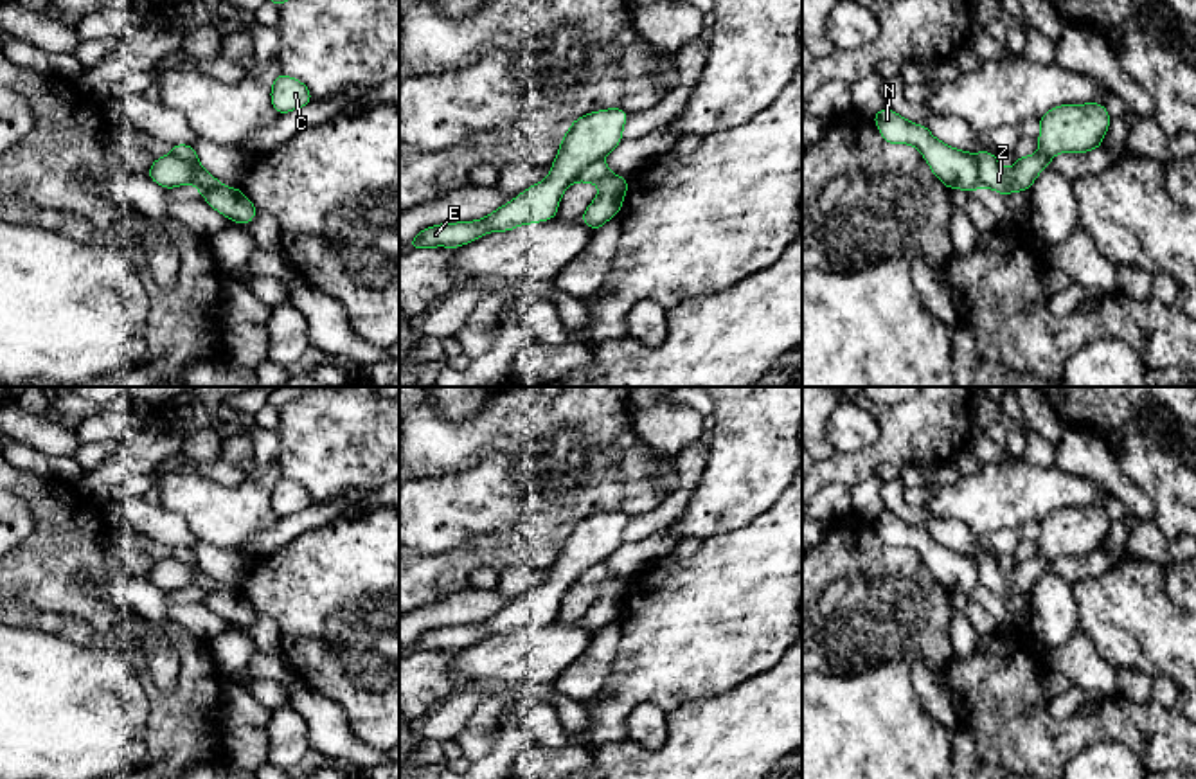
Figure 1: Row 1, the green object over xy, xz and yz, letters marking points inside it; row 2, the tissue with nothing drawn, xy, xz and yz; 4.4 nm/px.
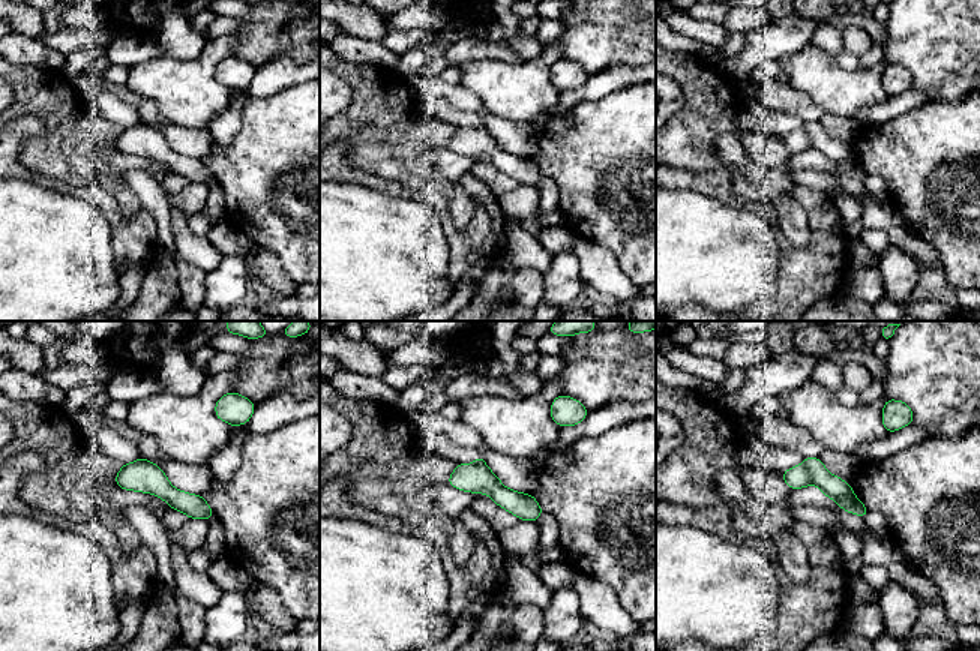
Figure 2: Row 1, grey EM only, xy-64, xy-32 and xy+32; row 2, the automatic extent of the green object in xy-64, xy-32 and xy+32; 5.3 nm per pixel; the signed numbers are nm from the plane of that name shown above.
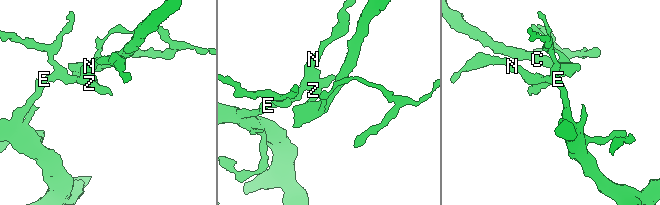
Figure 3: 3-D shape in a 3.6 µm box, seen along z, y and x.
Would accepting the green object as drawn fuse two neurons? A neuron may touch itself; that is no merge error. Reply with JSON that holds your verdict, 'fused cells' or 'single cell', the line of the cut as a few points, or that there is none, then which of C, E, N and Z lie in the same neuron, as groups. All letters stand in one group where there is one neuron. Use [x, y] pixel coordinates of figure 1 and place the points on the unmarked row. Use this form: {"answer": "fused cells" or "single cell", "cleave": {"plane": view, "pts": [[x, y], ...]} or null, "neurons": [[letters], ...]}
{"answer": "fused cells", "cleave": {"plane": "xy", "pts": [[171, 555], [191, 567], [196, 587]]}, "neurons": [["C", "Z"], ["E", "N"]]}

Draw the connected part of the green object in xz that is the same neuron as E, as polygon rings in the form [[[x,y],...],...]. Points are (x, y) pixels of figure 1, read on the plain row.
[[[620,511],[599,513],[576,522],[559,547],[547,581],[486,621],[423,631],[408,651],[459,651],[489,635],[505,635],[556,621],[565,592],[577,585],[588,567],[602,563],[622,545],[626,524],[628,516]]]

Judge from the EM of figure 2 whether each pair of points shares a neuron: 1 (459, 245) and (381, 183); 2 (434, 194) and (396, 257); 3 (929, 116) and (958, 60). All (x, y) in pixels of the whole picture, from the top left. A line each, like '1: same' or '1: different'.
1: same
2: different
3: different

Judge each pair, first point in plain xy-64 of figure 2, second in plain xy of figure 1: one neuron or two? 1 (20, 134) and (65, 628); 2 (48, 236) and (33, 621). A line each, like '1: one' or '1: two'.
1: one
2: two

